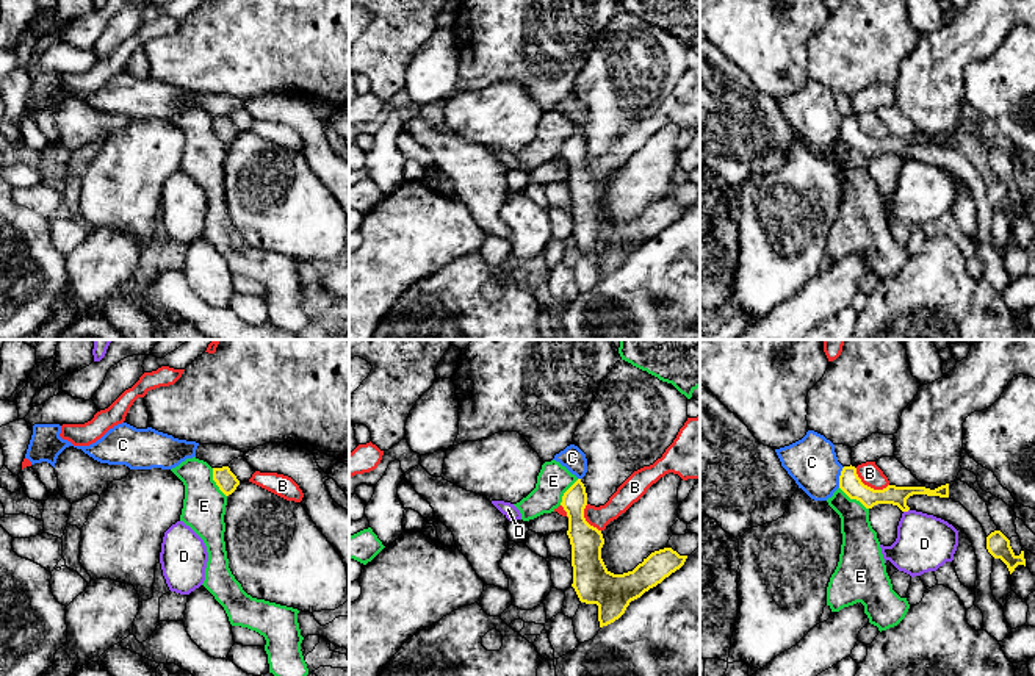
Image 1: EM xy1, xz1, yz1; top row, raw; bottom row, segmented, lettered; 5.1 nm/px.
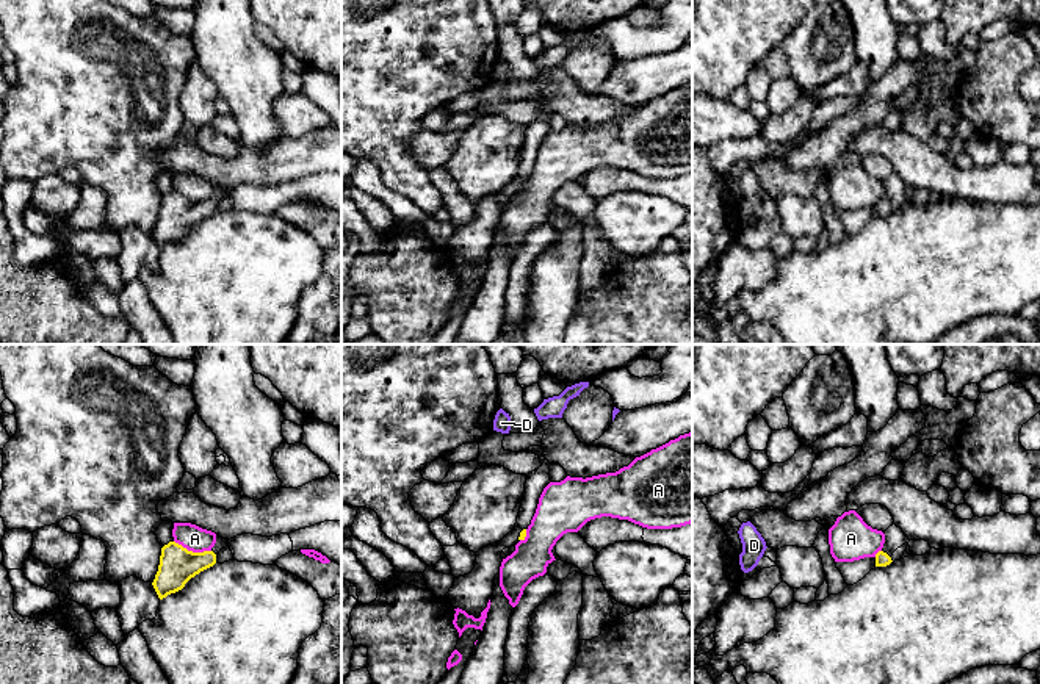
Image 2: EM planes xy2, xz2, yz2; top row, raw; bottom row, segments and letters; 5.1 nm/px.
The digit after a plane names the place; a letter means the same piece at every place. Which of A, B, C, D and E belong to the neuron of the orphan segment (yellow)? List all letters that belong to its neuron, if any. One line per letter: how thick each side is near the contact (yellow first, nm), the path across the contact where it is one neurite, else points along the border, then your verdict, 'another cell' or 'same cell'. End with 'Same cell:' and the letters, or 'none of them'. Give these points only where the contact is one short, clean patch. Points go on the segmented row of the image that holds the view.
A: 190/130 nm | along xy2 (174, 540), (193, 551), (210, 551) | another cell
B: 110/110 nm | along yz1 (855, 468), (865, 484), (874, 489), (888, 485) | another cell
C: 110/260 nm | another cell
D: 100/280 nm | another cell
E: 110/190 nm | along yz1 (840, 487), (868, 509) | another cell
Same cell: none of them

